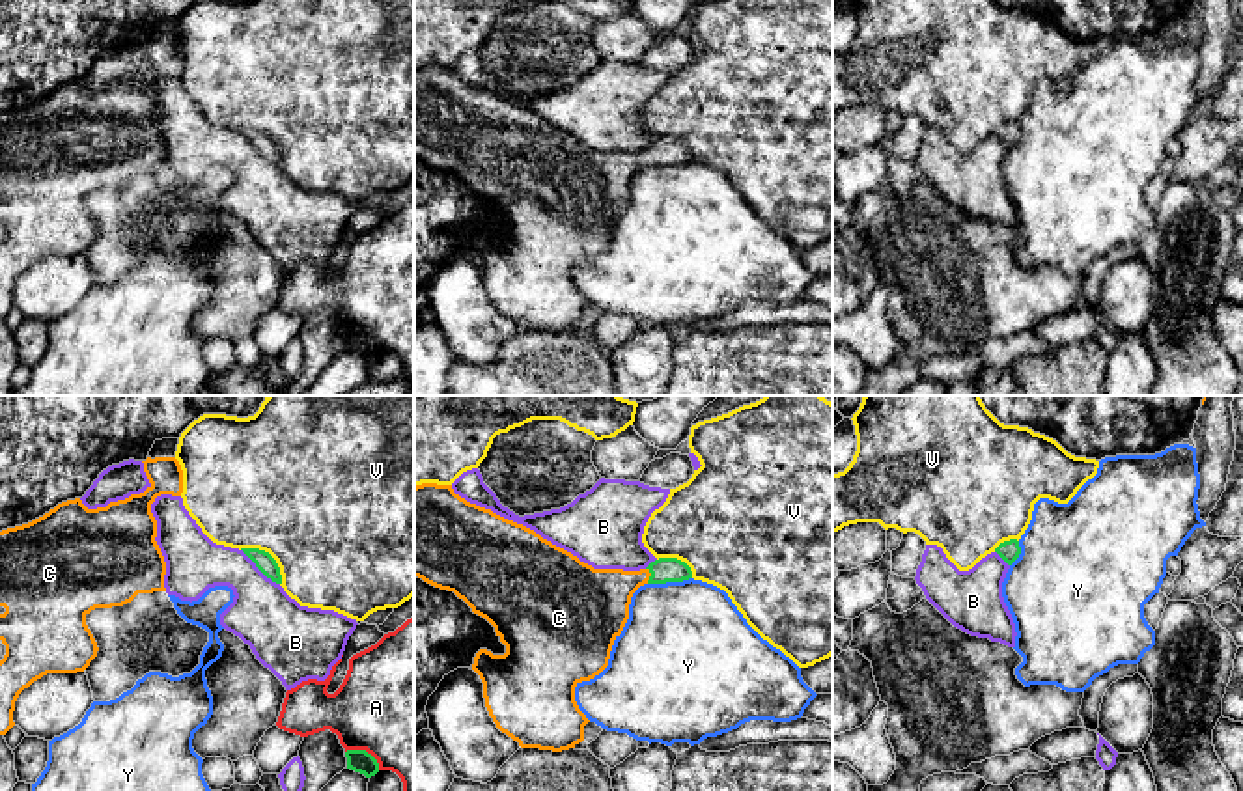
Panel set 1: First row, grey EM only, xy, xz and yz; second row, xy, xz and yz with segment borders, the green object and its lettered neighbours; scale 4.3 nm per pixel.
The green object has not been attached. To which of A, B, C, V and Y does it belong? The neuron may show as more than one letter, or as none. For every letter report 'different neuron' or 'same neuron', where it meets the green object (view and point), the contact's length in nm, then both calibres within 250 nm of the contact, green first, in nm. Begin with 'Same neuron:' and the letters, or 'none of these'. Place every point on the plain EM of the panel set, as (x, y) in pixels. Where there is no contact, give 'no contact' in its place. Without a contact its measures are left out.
Same neuron: C
A: different neuron; meets green in xy at (364, 333); contact 170 nm long; 100 nm thick on the green side, 500 nm on the other
B: different neuron; meets green in xy at (260, 152); contact 220 nm long; 80 nm thick on the green side, 280 nm on the other
C: same neuron; meets green in xz at (652, 157); contact 70 nm long; 110 nm thick on the green side, 260 nm on the other
V: different neuron; meets green in xy at (269, 137); contact 240 nm long; 80 nm thick on the green side, 500 nm on the other
Y: different neuron; meets green in xz at (669, 163); contact 190 nm long; 110 nm thick on the green side, 480 nm on the other

